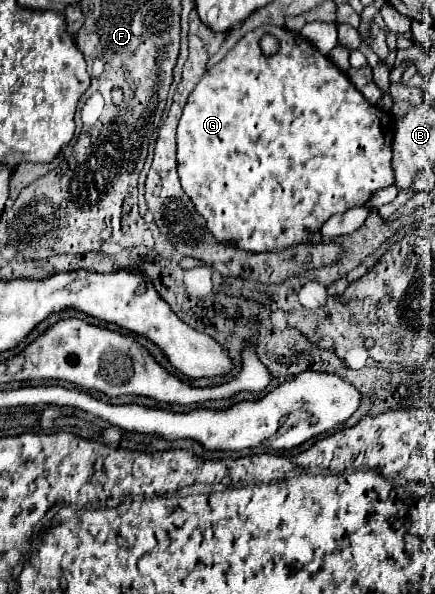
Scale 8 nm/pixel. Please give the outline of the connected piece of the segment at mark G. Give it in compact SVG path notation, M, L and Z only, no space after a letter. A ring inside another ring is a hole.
M272 25L261 26L255 31L245 35L238 43L217 63L213 65L205 77L195 85L195 89L189 95L189 101L183 109L183 115L179 119L177 127L177 173L183 191L193 201L195 209L201 217L207 221L207 229L219 243L227 243L231 247L239 247L245 251L283 251L291 247L291 243L309 243L311 235L323 227L323 223L335 215L345 213L351 207L365 205L369 197L395 183L395 171L391 167L391 155L393 155L393 135L395 135L395 121L387 113L383 115L381 109L377 109L373 103L369 103L351 83L347 73L343 73L329 55L323 55L309 39L301 39L299 35L285 31L285 27ZM265 33L274 35L280 42L279 53L267 57L263 55L259 42Z

